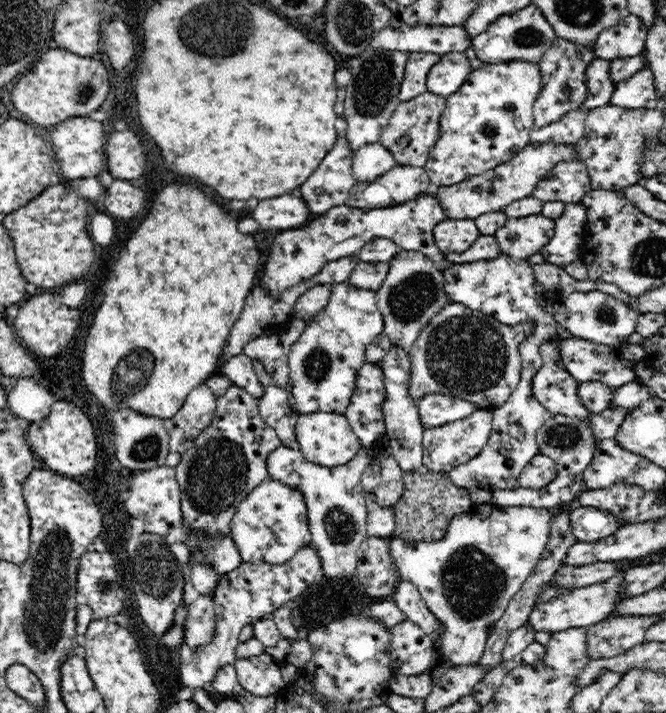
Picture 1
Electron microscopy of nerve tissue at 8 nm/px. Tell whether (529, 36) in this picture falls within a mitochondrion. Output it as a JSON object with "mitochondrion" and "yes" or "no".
{"mitochondrion":"yes"}

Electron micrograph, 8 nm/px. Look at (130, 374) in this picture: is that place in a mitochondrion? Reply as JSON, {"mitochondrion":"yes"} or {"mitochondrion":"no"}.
{"mitochondrion":"yes"}

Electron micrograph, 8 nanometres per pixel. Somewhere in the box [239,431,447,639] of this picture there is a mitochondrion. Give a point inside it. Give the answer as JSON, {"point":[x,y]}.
{"point":[340,526]}

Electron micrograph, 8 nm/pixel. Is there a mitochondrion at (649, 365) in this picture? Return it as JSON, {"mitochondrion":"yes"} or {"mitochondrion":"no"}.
{"mitochondrion":"no"}

